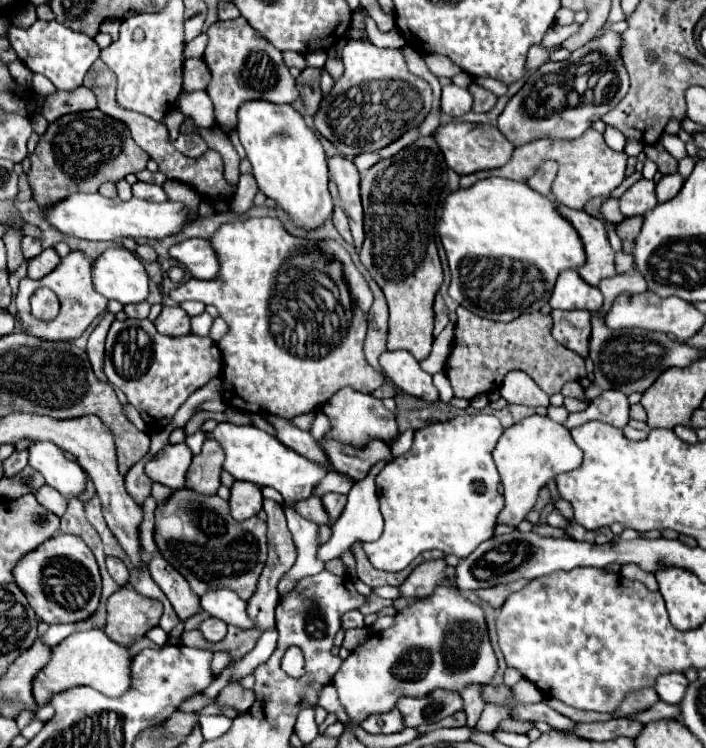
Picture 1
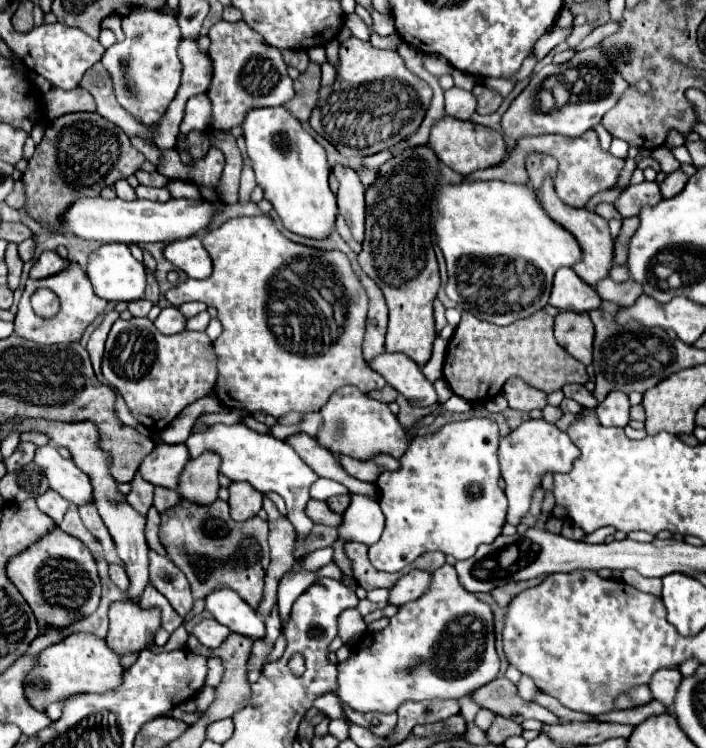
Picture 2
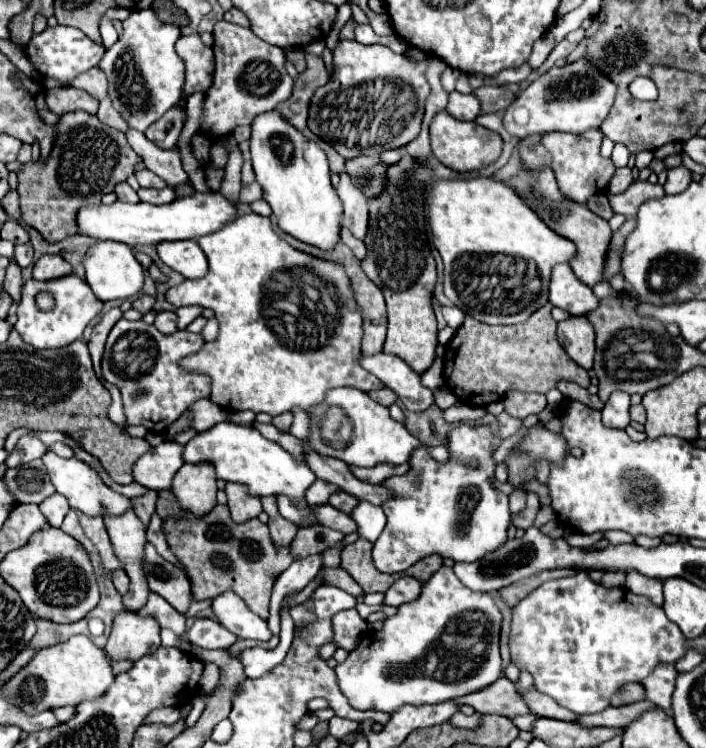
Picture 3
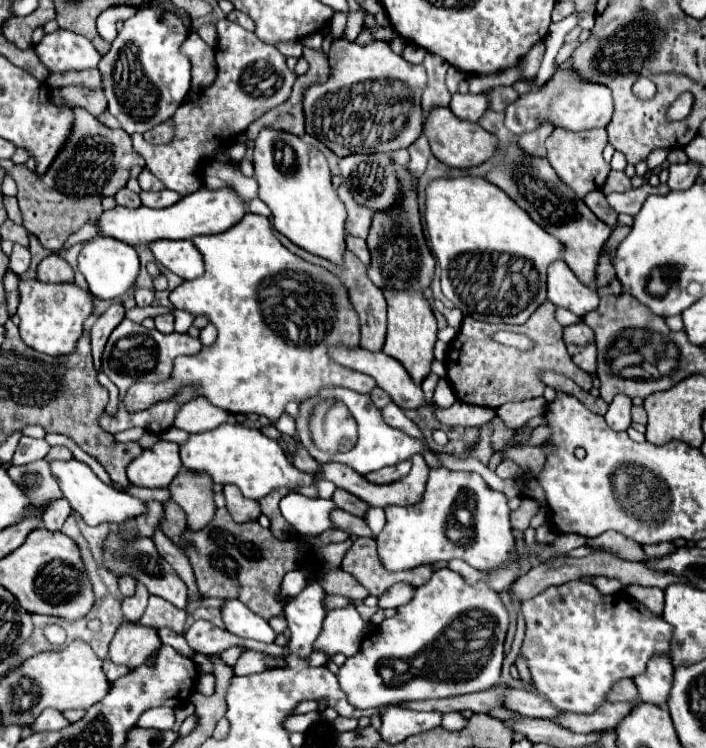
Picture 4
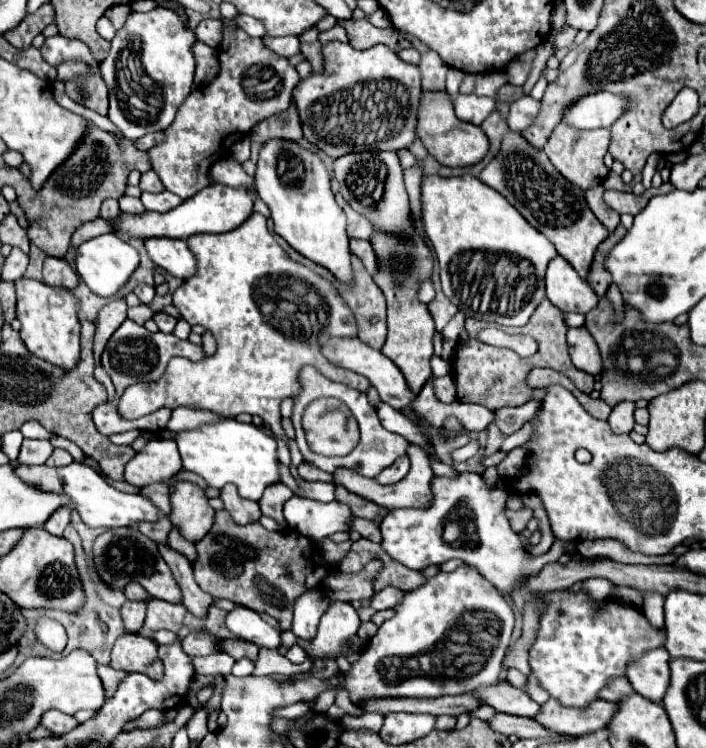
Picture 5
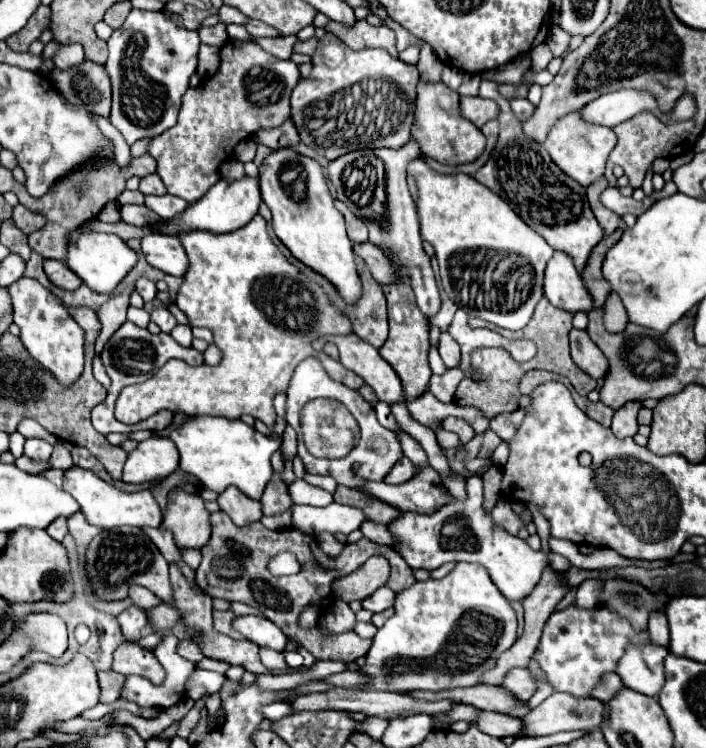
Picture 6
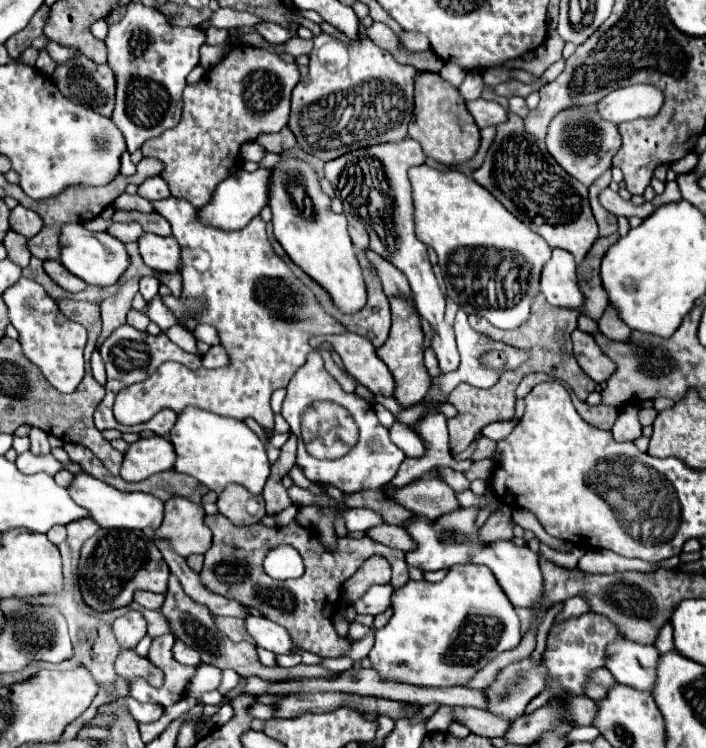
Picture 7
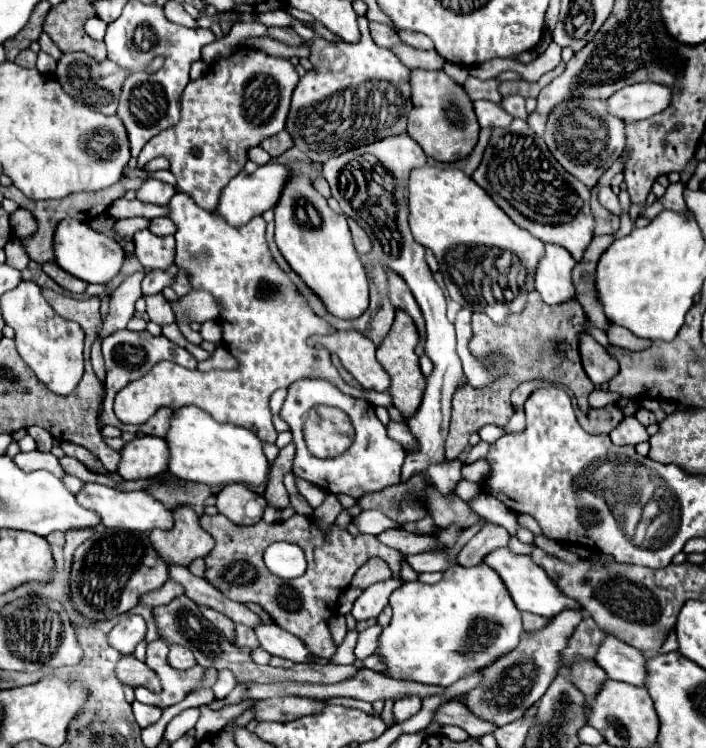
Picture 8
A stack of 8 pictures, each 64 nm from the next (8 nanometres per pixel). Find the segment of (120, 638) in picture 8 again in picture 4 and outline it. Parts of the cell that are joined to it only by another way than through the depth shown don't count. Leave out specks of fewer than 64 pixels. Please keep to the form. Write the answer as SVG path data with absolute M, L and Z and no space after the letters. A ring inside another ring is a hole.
M136 580L136 592L130 598L122 600L122 612L124 612L124 620L128 622L138 622L140 616L146 610L148 604L148 590L144 588L144 584L140 584L140 580Z

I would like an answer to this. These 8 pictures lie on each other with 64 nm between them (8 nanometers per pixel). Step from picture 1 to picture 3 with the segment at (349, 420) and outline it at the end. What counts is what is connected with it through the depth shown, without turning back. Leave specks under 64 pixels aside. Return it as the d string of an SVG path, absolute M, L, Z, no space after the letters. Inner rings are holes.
M334 388L326 394L326 400L322 404L318 404L316 408L310 410L312 414L312 430L310 430L310 446L318 452L318 454L326 454L326 456L334 456L338 460L344 460L346 464L354 464L354 466L376 466L380 462L388 462L388 464L404 464L410 456L410 452L414 448L420 446L420 440L414 438L400 422L392 420L390 412L386 406L374 402L366 392L360 392L358 388ZM328 408L342 408L344 414L352 420L352 438L348 442L348 446L344 448L332 448L328 446L322 438L320 438L320 420L324 420Z

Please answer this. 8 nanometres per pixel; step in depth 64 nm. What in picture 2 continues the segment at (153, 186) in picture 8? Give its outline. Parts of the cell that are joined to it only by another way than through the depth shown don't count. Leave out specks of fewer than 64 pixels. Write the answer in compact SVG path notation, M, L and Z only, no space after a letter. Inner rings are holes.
M138 170L136 172L136 178L138 178L140 184L144 184L144 186L156 186L156 188L166 186L166 182L168 182L168 178L162 176L160 172L144 172L144 170Z

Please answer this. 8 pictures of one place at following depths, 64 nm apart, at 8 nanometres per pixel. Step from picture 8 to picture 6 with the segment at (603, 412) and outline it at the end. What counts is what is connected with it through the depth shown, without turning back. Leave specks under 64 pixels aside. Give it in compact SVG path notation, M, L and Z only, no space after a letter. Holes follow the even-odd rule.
M572 388L572 396L574 396L576 404L578 404L592 420L596 420L596 422L600 422L600 424L604 424L604 426L610 426L610 420L612 420L612 414L614 414L612 408L608 408L608 406L602 404L602 402L590 402L586 396L578 396L578 392L576 392L574 388Z

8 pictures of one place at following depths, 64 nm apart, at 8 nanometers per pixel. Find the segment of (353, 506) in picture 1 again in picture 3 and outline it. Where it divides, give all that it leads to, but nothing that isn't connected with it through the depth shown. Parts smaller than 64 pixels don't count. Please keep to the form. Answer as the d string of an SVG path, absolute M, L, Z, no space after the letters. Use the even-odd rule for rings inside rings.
M358 500L356 508L350 514L358 526L358 530L356 530L358 538L374 544L378 540L378 536L382 534L384 524L386 524L386 516L384 516L382 508L376 504L368 504L366 500ZM312 554L312 556L306 556L302 560L294 560L290 564L290 568L278 576L278 580L274 584L274 590L272 590L270 616L268 616L268 624L270 624L272 634L280 632L280 616L278 616L278 612L280 612L282 598L290 590L296 590L296 586L306 586L316 576L316 572L320 570L322 564L324 564L324 556L322 554Z

